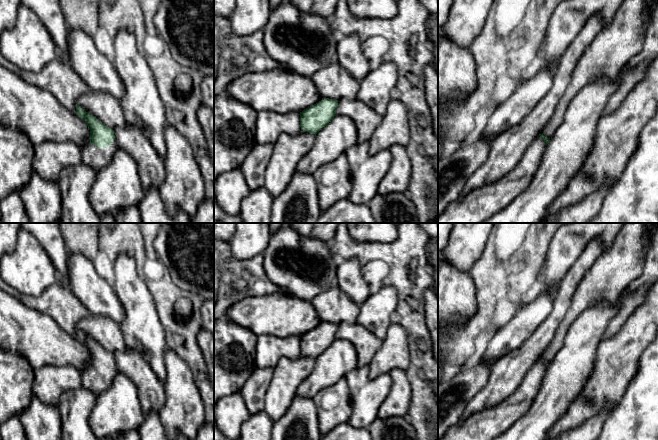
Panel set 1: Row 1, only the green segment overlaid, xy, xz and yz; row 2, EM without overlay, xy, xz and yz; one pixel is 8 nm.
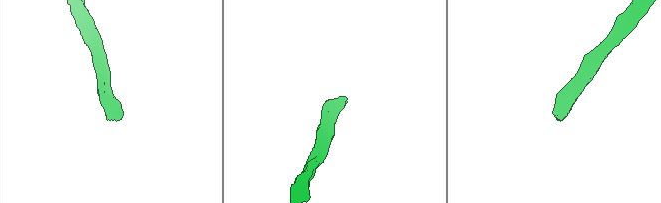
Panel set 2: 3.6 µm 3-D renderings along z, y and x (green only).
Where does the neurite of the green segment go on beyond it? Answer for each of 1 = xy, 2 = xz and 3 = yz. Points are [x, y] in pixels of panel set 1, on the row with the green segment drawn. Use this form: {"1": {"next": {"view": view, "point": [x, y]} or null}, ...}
{"1": {"next": {"view": "xy", "point": [37, 112]}}, "2": {"next": {"view": "xz", "point": [280, 90]}}, "3": {"next": {"view": "yz", "point": [479, 205]}}}

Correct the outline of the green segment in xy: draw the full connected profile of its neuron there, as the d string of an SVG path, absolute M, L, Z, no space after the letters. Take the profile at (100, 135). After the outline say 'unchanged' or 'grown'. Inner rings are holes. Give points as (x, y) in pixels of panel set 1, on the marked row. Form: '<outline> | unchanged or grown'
M0 65L0 124L14 126L23 130L34 146L45 141L73 141L80 146L82 162L96 172L111 162L118 148L113 129L107 127L95 116L86 112L78 103L76 104L76 111L71 112L62 106L50 92L27 83L2 65Z | grown

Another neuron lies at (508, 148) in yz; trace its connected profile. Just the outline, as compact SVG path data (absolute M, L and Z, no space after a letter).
M600 13L592 15L563 53L550 90L517 125L493 140L487 160L466 181L459 200L476 188L498 181L512 170L555 113L572 73L586 49L603 28Z

